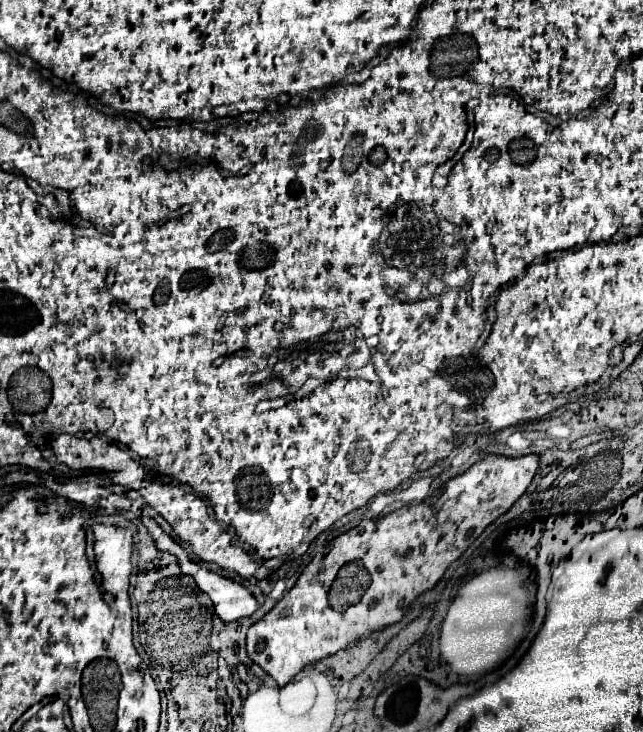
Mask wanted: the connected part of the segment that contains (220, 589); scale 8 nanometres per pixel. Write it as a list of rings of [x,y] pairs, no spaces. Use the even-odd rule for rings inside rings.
[[[212,572],[206,578],[202,576],[200,588],[210,596],[218,618],[224,622],[234,622],[244,616],[250,616],[258,608],[254,596],[242,584],[230,578],[224,578],[220,574]],[[202,582],[204,582],[204,588],[202,588]]]

